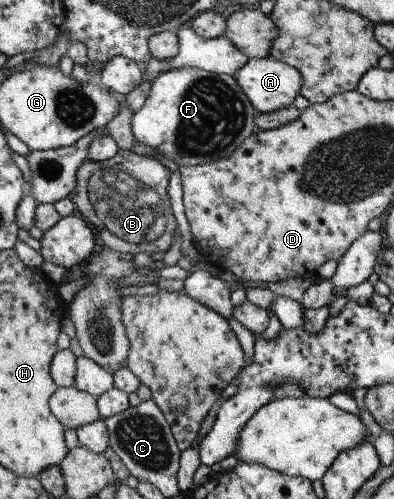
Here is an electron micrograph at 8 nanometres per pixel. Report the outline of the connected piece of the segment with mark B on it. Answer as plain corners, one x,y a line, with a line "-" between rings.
118,149
118,152
108,160
92,162
84,159
84,162
76,170
76,186
67,196
78,210
78,215
94,234
102,241
101,247
118,251
120,254
145,253
152,255
157,252
166,252
170,248
176,235
176,221
170,210
170,201
166,194
170,172
156,158
141,156
132,151

